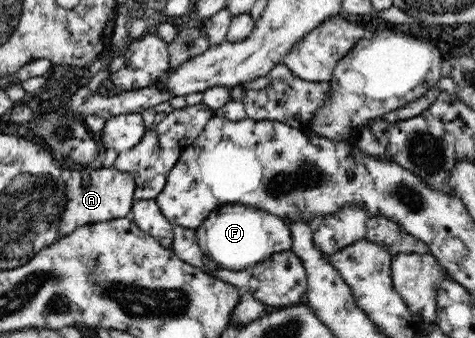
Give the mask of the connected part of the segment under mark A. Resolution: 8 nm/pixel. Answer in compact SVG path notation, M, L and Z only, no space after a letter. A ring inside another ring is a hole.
M115 167L85 171L85 175L79 170L73 170L71 177L66 181L67 203L58 229L59 237L65 237L78 227L90 223L131 217L131 207L135 202L133 201L134 191L133 175L121 172Z

